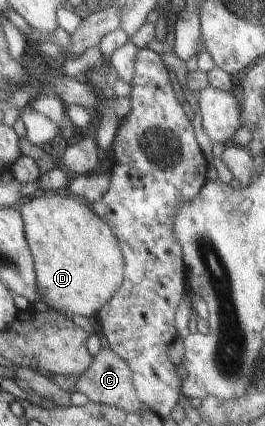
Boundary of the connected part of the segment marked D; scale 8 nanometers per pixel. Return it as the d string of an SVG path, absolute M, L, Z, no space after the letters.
M56 193L27 198L21 205L25 217L25 234L36 266L37 285L41 291L39 307L53 309L67 317L80 315L91 318L113 300L124 284L125 259L113 229L95 211L74 196Z

